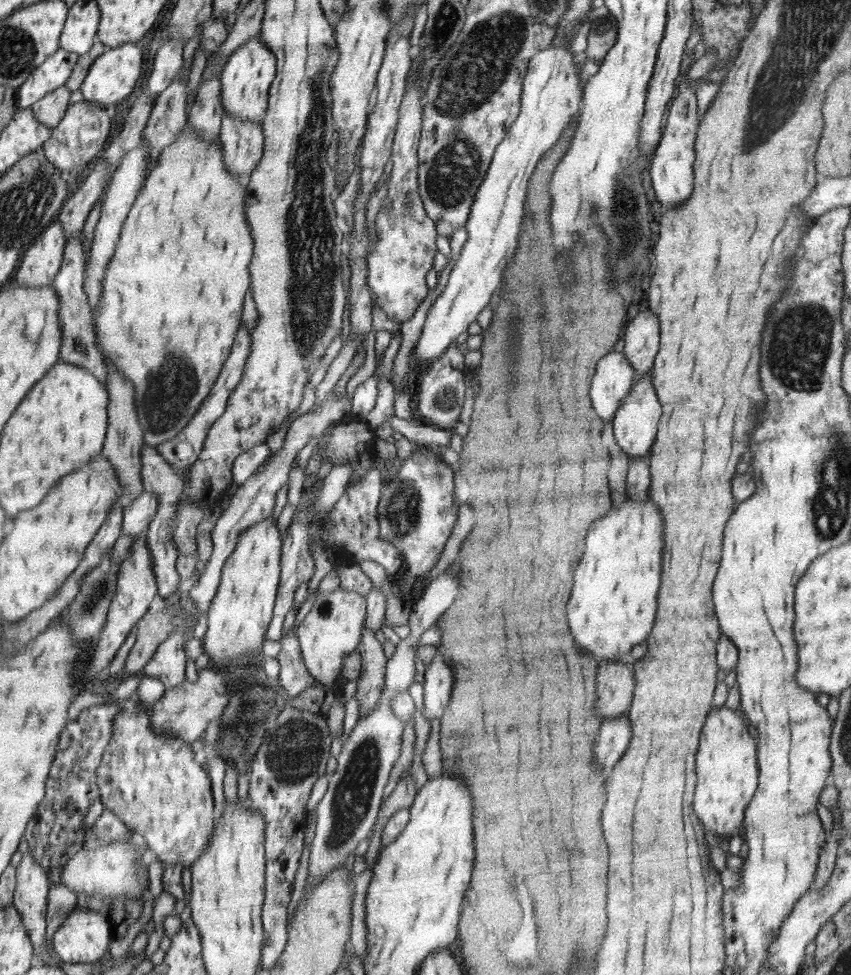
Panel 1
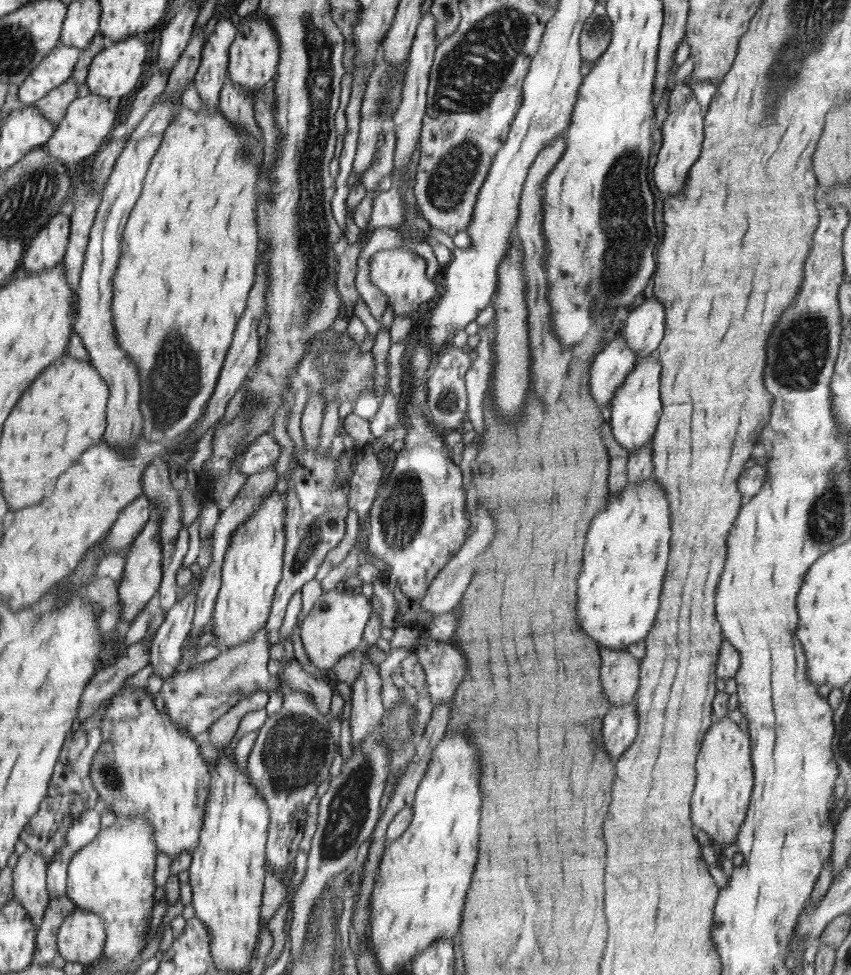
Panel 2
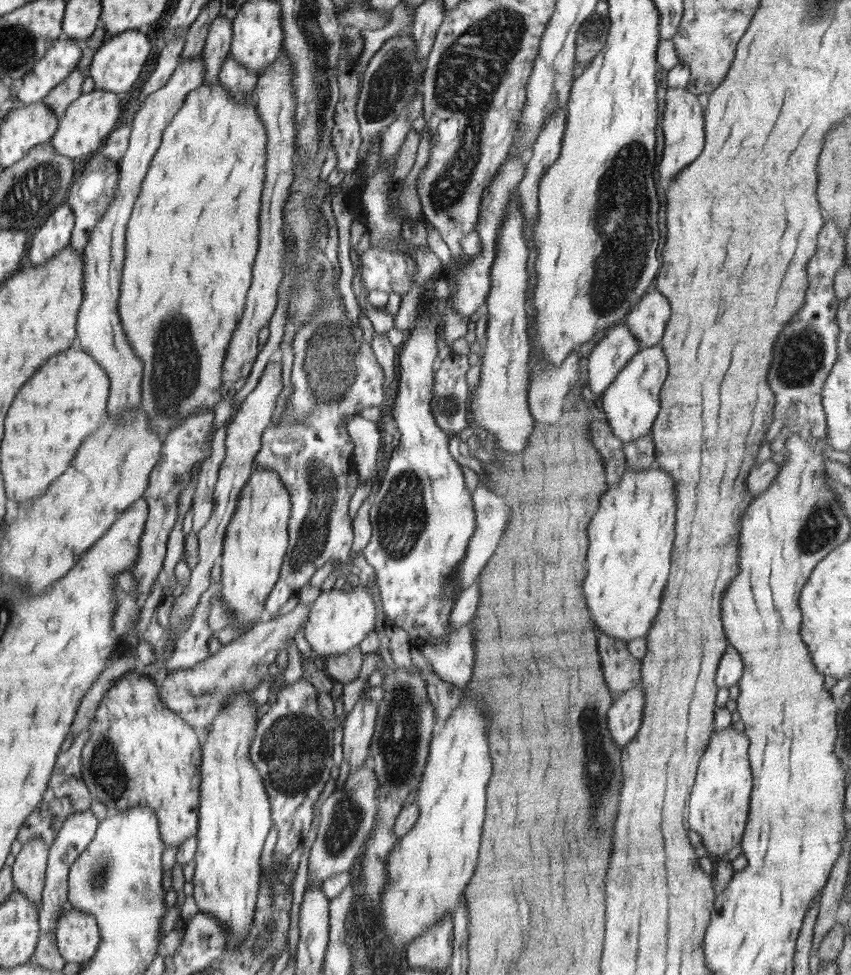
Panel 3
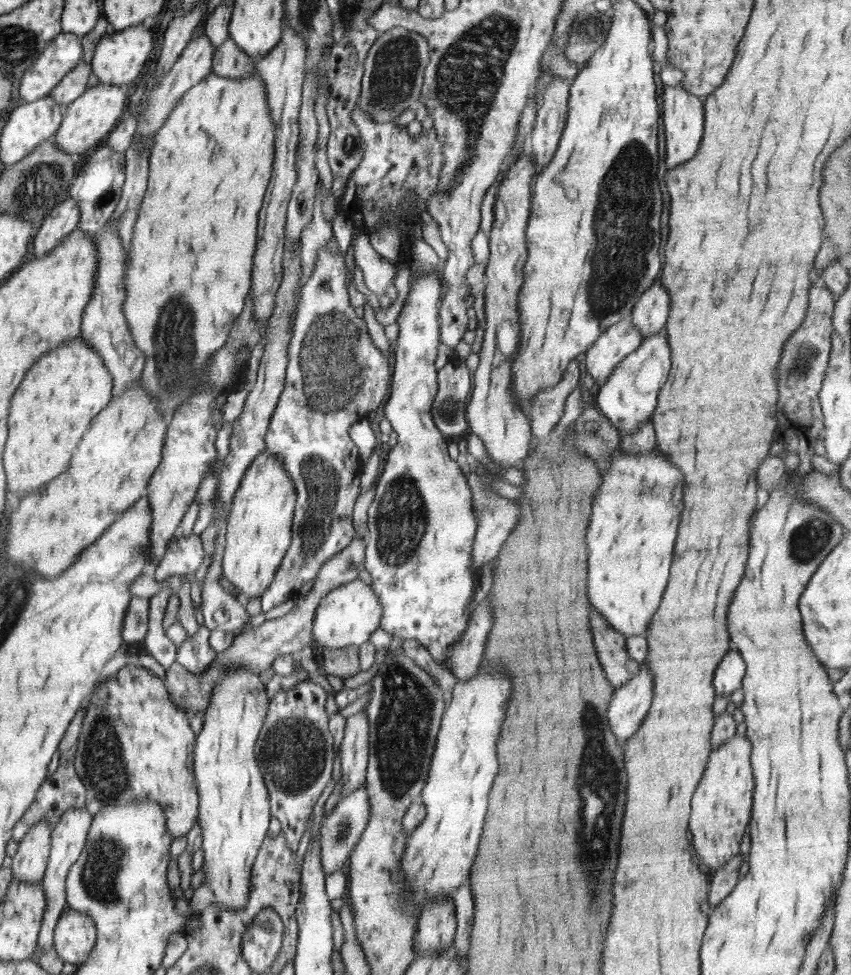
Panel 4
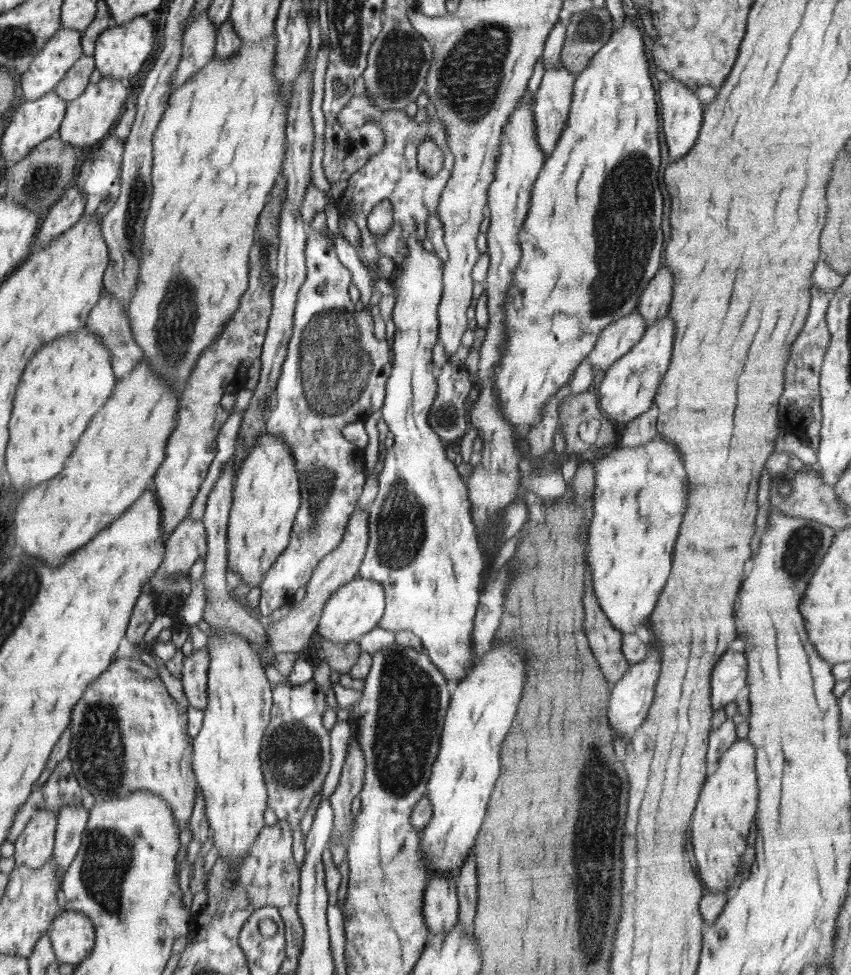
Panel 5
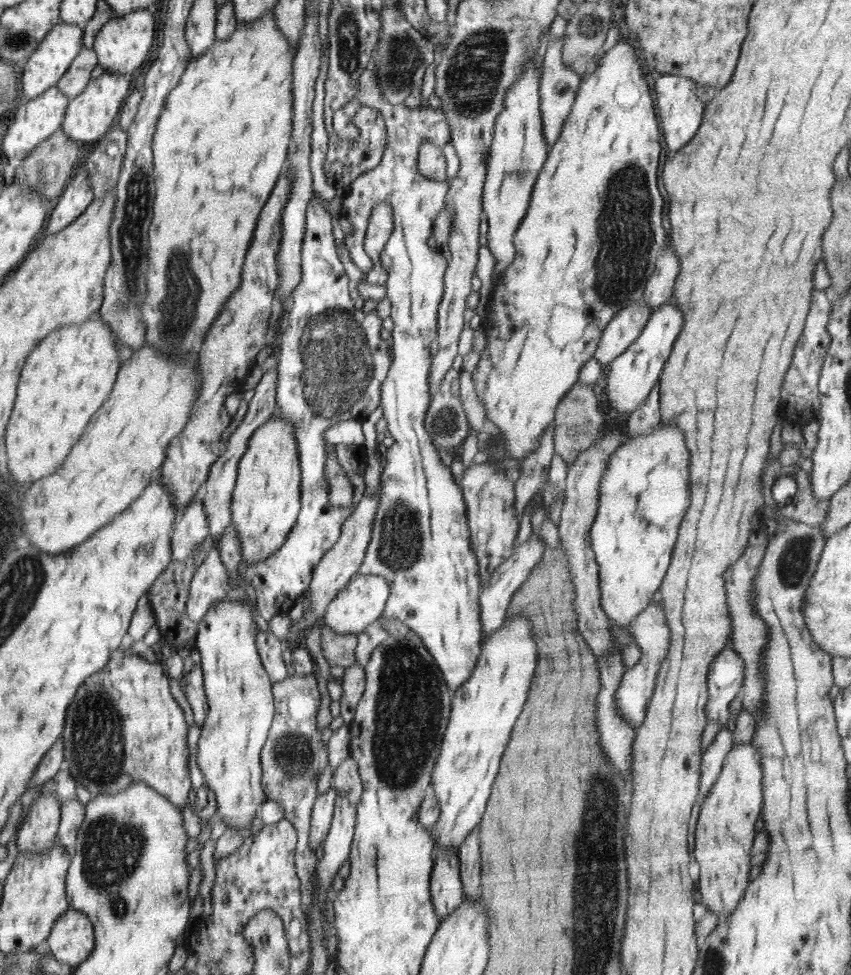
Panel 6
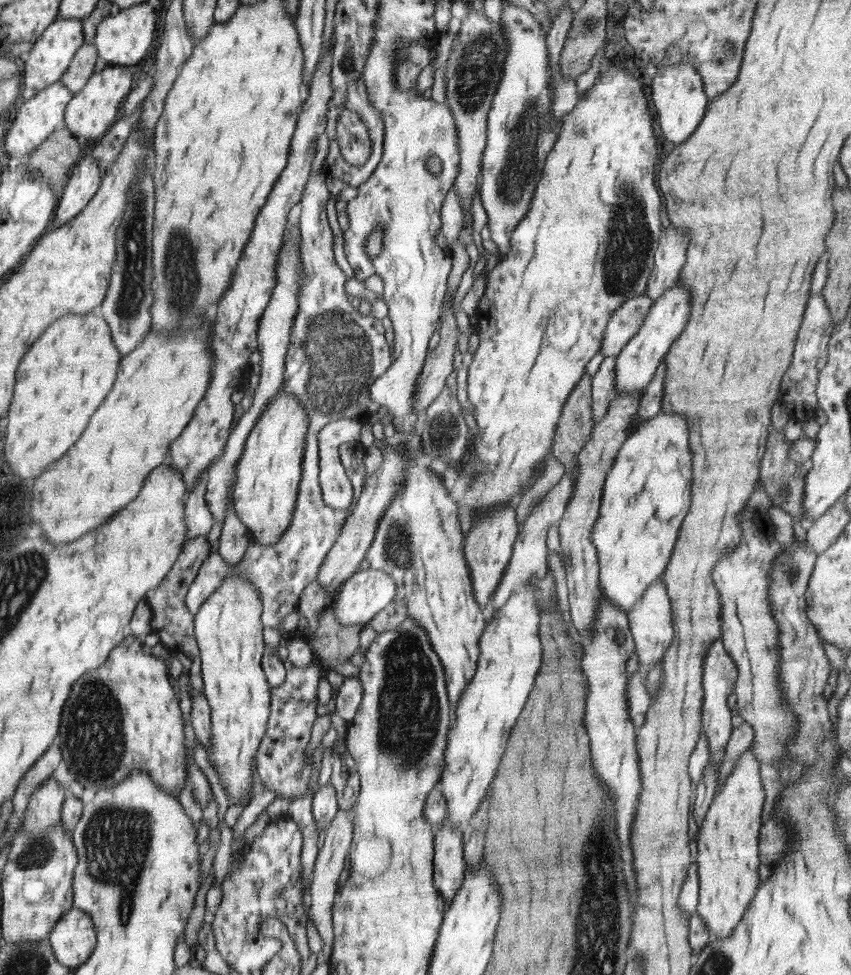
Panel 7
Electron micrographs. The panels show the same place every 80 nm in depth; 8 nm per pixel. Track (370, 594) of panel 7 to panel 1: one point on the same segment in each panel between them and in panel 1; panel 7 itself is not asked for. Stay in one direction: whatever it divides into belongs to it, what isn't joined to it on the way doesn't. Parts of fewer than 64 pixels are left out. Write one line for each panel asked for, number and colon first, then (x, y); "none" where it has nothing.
1: (332, 629)
2: (334, 627)
3: (339, 619)
4: (349, 614)
5: (351, 611)
6: (355, 606)

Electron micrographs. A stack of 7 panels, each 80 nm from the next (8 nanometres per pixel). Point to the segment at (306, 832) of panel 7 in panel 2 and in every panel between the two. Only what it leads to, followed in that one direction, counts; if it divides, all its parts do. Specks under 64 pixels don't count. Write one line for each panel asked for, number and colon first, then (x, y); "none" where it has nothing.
2: (291, 757)
3: (292, 749)
4: (294, 749)
5: (295, 754)
6: (293, 757)

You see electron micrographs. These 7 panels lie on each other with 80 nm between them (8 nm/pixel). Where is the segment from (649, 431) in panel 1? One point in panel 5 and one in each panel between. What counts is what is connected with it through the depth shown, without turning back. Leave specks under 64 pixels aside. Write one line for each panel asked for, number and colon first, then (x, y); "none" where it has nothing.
2: (636, 407)
3: (630, 404)
4: (628, 397)
5: (628, 389)

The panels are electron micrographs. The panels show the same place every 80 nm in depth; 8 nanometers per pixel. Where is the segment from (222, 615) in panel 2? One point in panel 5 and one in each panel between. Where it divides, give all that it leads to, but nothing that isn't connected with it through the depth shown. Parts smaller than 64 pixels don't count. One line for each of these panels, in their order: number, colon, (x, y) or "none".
3: (256, 541)
4: (257, 534)
5: (266, 493)

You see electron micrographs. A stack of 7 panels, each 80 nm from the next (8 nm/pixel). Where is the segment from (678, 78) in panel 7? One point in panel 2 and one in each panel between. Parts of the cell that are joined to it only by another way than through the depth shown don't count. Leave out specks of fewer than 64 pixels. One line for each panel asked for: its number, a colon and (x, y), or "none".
2: (683, 131)
3: (683, 124)
4: (682, 112)
5: (682, 112)
6: (680, 111)

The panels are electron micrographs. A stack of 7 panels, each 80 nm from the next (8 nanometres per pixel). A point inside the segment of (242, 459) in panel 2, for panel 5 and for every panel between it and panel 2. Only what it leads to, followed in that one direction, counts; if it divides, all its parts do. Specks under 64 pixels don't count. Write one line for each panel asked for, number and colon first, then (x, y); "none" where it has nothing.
3: (335, 375)
4: (335, 376)
5: (335, 369)

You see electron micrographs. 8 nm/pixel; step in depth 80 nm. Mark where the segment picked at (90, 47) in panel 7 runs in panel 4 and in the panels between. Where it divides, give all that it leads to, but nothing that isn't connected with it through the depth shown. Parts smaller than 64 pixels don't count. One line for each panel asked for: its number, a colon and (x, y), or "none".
4: (72, 86)
5: (74, 83)
6: (73, 82)

